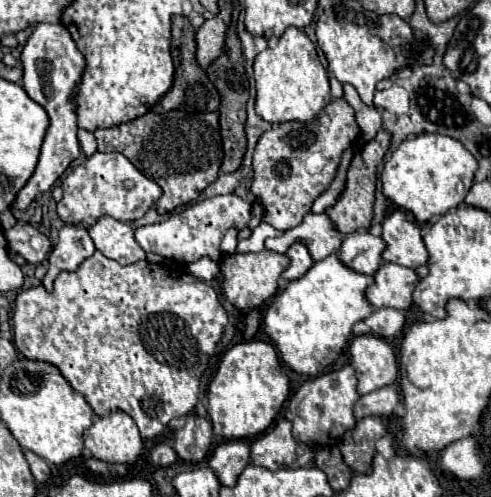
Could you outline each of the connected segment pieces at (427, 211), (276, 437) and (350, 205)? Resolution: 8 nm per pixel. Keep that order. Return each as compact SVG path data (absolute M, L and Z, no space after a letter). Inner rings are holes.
M441 134L409 136L405 142L399 144L399 148L383 166L383 194L401 210L409 212L417 222L433 222L465 200L473 184L475 170L475 158L465 150L459 140Z
M279 418L251 442L251 462L269 470L303 468L313 464L313 450L307 444L295 442L291 436L291 422Z
M379 130L377 136L367 142L351 160L351 168L347 170L347 182L345 188L341 190L339 200L329 206L325 210L325 214L329 216L329 220L333 222L333 226L341 232L341 234L351 234L357 228L367 228L371 222L371 210L373 210L373 200L375 200L375 184L377 184L377 164L383 162L385 152L389 148L389 134L385 130Z

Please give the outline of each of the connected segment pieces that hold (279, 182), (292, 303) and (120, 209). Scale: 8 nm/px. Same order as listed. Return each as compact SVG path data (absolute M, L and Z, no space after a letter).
M333 98L331 104L313 122L285 122L267 130L253 154L253 182L251 192L257 204L263 206L263 222L277 230L299 226L303 214L311 210L313 200L327 190L339 158L345 148L353 146L359 134L353 108L345 100Z
M337 254L315 262L305 276L287 282L263 314L263 330L273 340L283 364L307 376L317 376L333 364L345 348L353 324L373 312L373 306L363 296L371 282L373 276L349 270L339 262Z
M95 152L83 164L73 168L61 182L63 198L57 202L57 214L65 224L75 224L89 228L97 222L99 216L111 216L121 222L131 222L141 218L157 200L159 186L143 176L123 154Z

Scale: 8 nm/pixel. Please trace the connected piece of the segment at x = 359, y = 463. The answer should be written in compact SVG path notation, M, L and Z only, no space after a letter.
M367 416L355 424L355 428L347 430L341 438L341 454L343 462L353 472L371 472L371 458L375 454L375 442L385 436L385 428L379 418Z

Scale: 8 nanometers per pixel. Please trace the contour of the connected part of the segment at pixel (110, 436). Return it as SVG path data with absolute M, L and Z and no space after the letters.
M117 410L109 416L95 418L95 422L83 434L85 448L105 462L133 464L141 450L143 440L129 414Z

